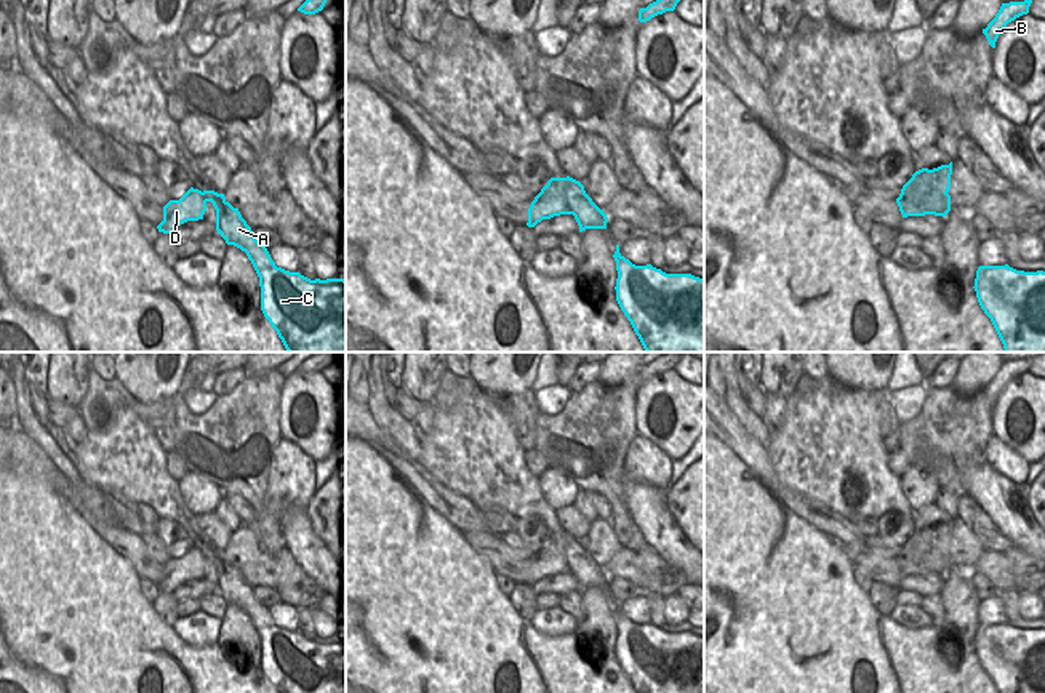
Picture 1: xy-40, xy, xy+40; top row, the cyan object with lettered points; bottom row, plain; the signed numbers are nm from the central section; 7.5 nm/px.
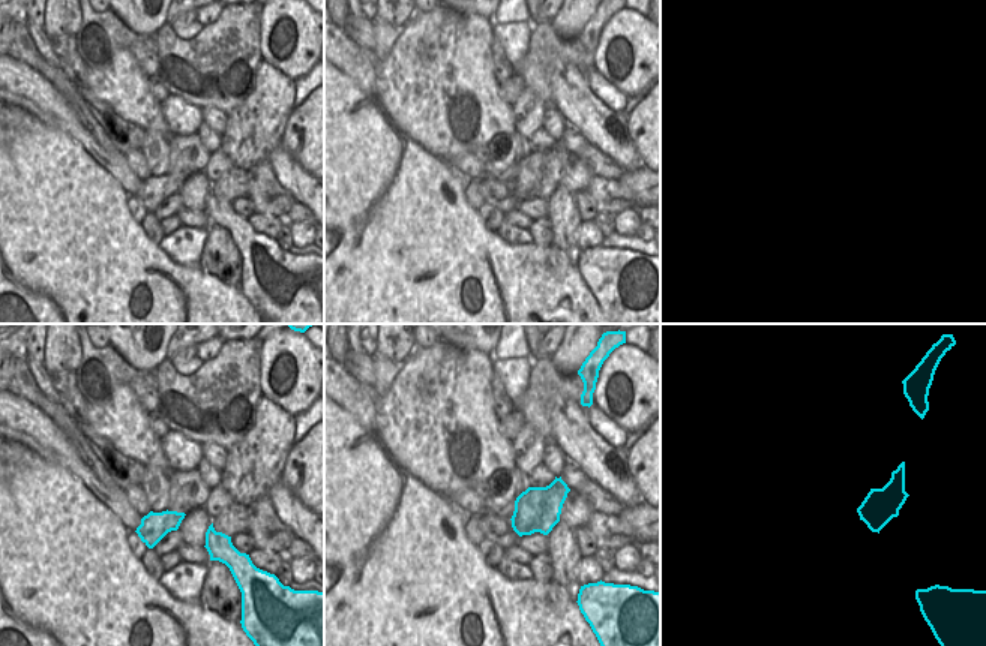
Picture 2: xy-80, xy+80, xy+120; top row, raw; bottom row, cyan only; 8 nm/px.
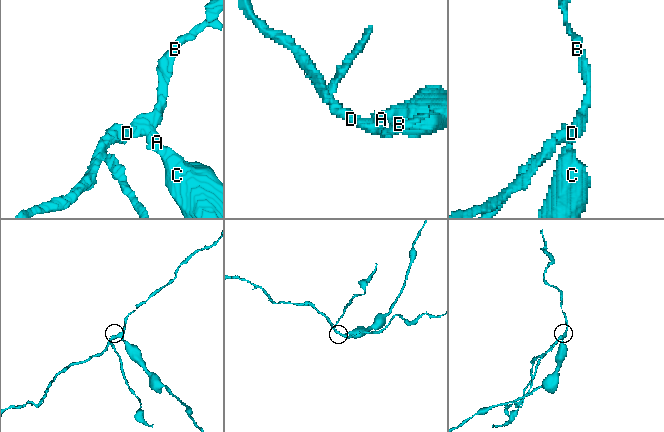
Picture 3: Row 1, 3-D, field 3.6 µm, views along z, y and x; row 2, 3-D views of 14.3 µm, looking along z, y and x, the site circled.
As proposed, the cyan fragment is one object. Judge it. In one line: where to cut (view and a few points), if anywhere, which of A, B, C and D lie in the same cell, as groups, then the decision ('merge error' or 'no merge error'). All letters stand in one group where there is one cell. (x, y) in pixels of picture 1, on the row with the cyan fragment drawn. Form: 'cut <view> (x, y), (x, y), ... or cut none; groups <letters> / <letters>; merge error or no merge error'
cut xy+40 (946, 192), (940, 191), (935, 199), (928, 199), (924, 210); groups A C / B D; merge error

